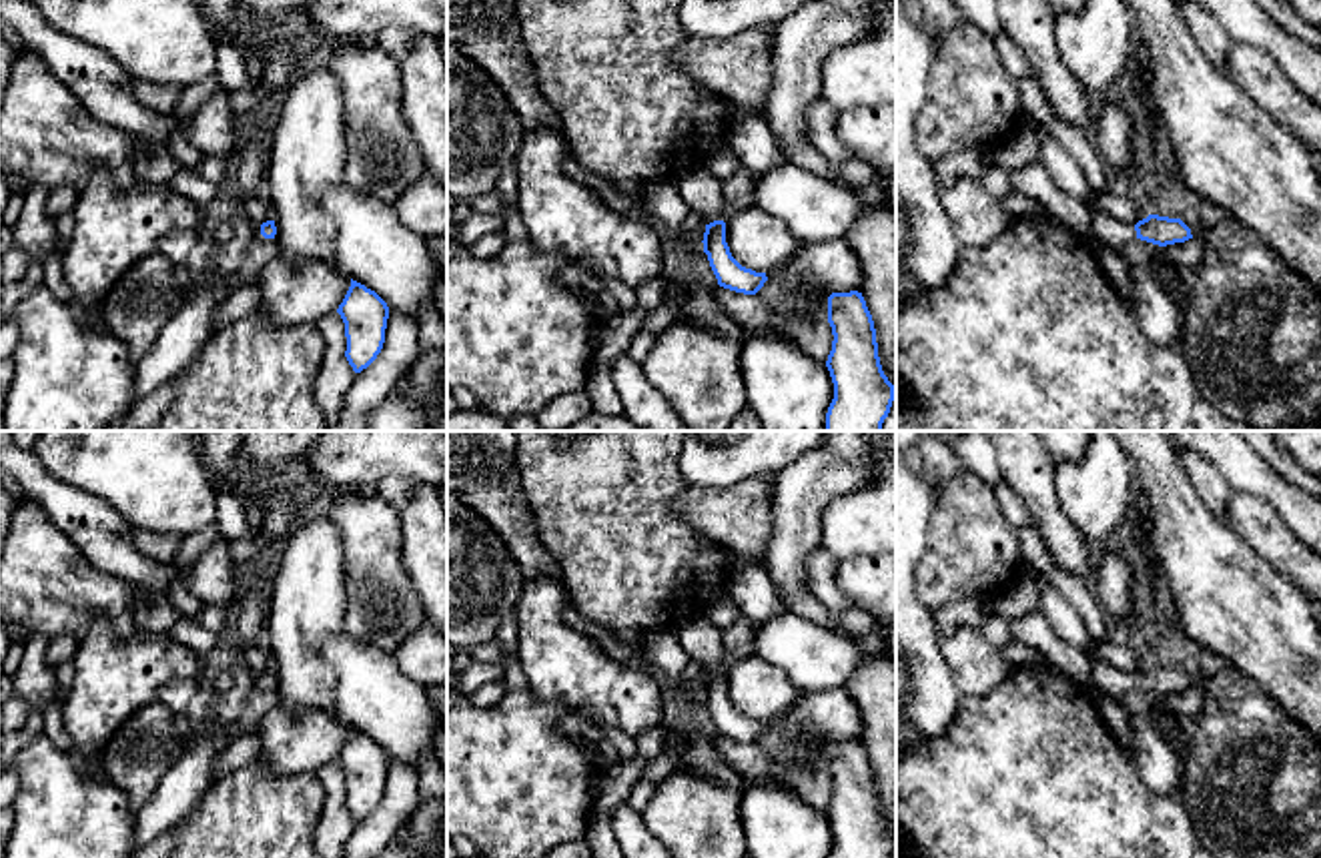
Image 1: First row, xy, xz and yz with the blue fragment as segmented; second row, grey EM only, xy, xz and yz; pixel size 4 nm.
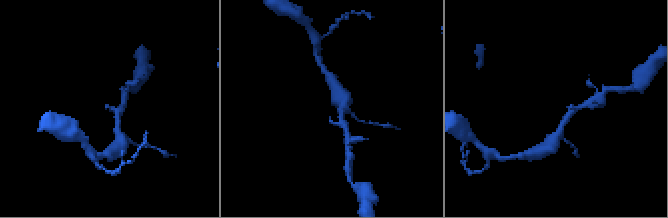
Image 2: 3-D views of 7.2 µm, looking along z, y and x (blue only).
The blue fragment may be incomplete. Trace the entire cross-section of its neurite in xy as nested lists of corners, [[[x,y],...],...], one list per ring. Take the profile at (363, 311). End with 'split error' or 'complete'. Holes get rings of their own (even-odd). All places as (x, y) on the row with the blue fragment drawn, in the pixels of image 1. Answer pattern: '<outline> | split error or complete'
[[[351,279],[337,313],[345,323],[345,357],[353,371],[361,373],[383,349],[389,307],[375,291]]] | complete

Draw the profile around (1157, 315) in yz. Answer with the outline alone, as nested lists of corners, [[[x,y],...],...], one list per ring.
[[[1129,267],[1129,271],[1133,287],[1129,303],[1141,331],[1159,347],[1183,343],[1185,321],[1177,305],[1145,267]]]

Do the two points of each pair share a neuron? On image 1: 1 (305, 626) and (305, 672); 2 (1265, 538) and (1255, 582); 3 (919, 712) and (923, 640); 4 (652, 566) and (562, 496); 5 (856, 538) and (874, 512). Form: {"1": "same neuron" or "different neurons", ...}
{"1": "same neuron", "2": "different neurons", "3": "same neuron", "4": "same neuron", "5": "same neuron"}

